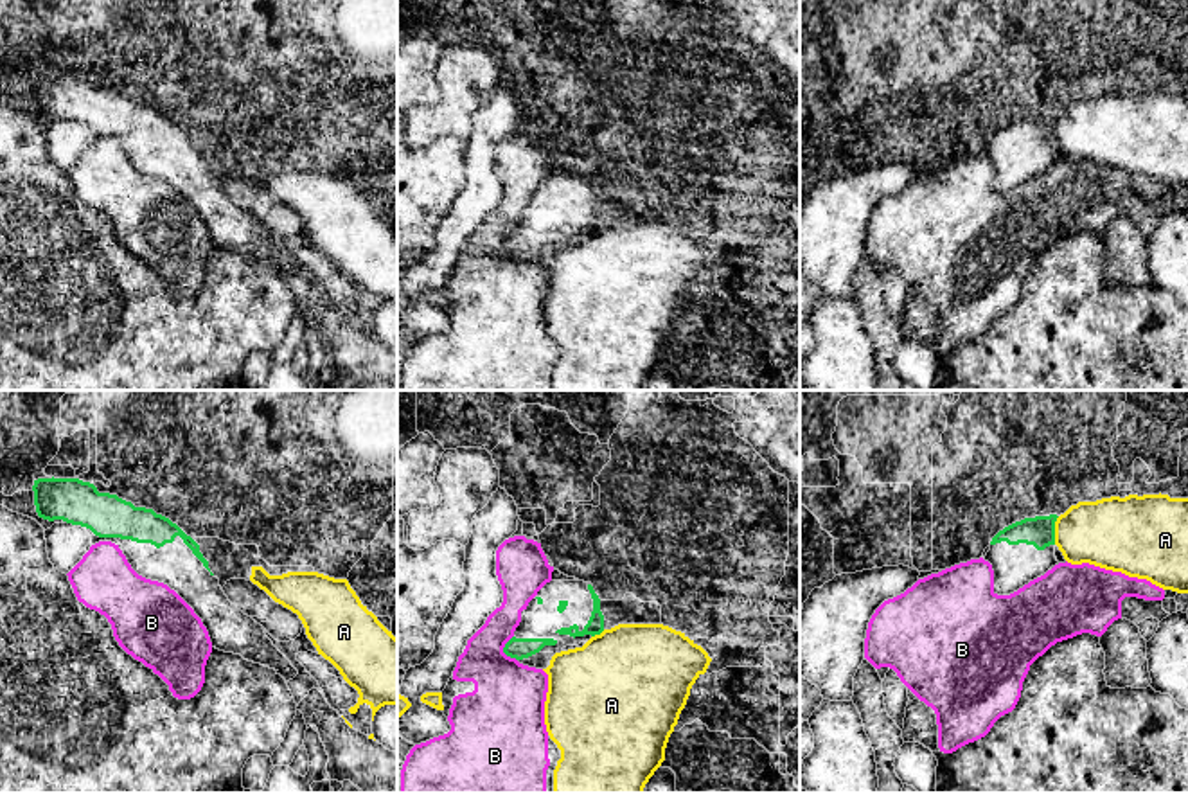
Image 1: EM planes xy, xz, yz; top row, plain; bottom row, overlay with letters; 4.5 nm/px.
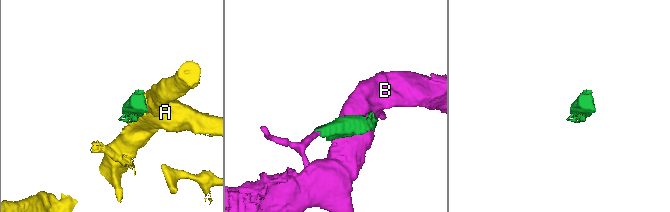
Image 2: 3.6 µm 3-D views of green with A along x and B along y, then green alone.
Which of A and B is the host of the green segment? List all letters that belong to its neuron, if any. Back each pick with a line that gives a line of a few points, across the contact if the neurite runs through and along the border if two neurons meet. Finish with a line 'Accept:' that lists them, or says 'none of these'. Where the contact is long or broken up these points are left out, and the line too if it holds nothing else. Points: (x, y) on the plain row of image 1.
Accept: none of these

